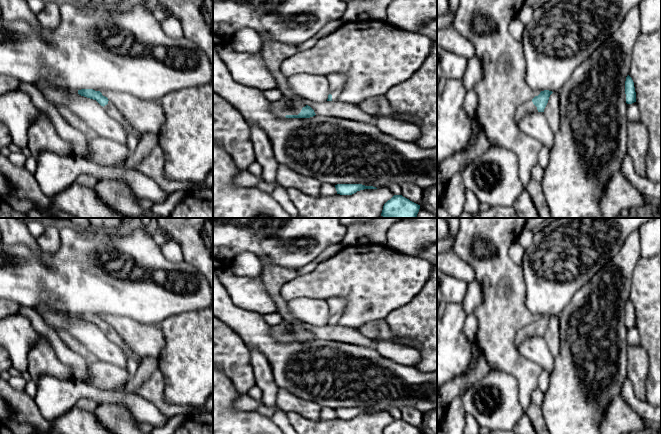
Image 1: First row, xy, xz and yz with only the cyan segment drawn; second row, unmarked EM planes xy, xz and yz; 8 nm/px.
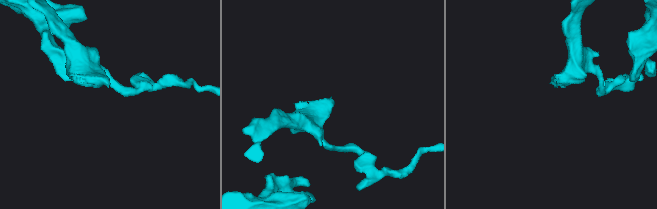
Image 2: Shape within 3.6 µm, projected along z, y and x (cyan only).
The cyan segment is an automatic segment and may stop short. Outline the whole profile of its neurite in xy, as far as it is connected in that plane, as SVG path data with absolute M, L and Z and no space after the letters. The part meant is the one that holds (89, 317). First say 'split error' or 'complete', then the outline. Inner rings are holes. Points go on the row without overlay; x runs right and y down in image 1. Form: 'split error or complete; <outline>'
split error; M81 313L78 314L78 318L96 324L101 330L104 331L105 335L111 342L118 345L122 349L127 360L134 359L138 364L141 363L143 357L134 353L124 342L124 340L118 335L118 333L108 324L107 321L103 320L100 315L95 315L93 313Z

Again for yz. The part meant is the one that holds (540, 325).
split error; M549 314L541 315L538 320L535 320L532 324L520 329L515 339L516 347L519 348L528 338L532 338L534 336L544 336L552 317L553 316Z

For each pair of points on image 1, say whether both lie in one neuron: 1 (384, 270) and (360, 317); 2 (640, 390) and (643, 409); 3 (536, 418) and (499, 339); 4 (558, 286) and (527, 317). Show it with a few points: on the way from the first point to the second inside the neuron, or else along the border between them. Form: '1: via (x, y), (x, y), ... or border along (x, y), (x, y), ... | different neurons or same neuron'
1: via (373, 282), (371, 295), (364, 305) | same neuron
2: border along (629, 380), (633, 393), (639, 399), (645, 401) | different neurons
3: border along (531, 402), (525, 410) | different neurons
4: border along (525, 290), (525, 306), (532, 313), (539, 316) | different neurons

